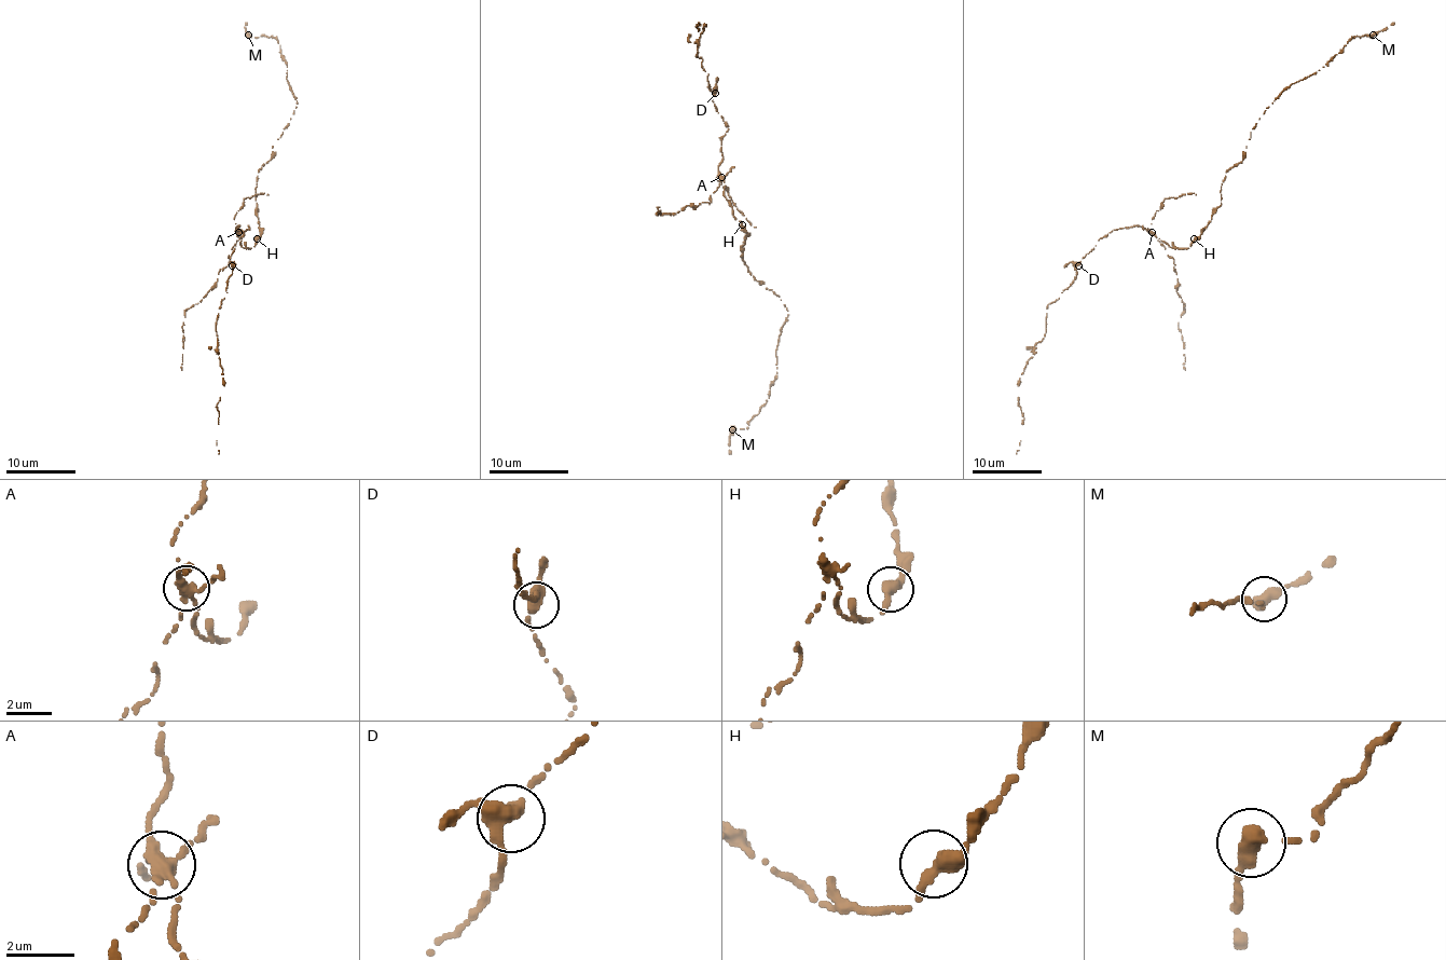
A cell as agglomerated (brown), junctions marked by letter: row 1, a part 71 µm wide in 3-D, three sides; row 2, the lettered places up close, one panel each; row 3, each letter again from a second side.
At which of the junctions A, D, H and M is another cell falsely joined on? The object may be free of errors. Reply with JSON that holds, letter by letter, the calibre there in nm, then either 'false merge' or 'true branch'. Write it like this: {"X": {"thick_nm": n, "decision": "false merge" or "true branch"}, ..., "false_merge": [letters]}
{"A": {"thick_nm": 320, "decision": "false merge"}, "D": {"thick_nm": 340, "decision": "true branch"}, "H": {"thick_nm": 360, "decision": "true branch"}, "M": {"thick_nm": 380, "decision": "true branch"}, "false_merge": ["A"]}

